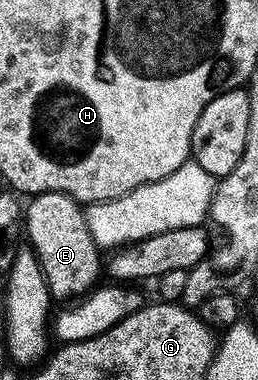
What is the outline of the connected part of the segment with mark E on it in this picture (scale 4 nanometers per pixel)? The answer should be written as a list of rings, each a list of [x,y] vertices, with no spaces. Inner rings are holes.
[[[45,191],[42,195],[32,196],[28,202],[23,211],[23,231],[27,236],[28,246],[32,247],[43,269],[50,296],[54,300],[73,301],[88,295],[98,286],[97,278],[103,275],[103,251],[91,237],[91,229],[87,229],[85,207],[70,195],[58,191]]]

